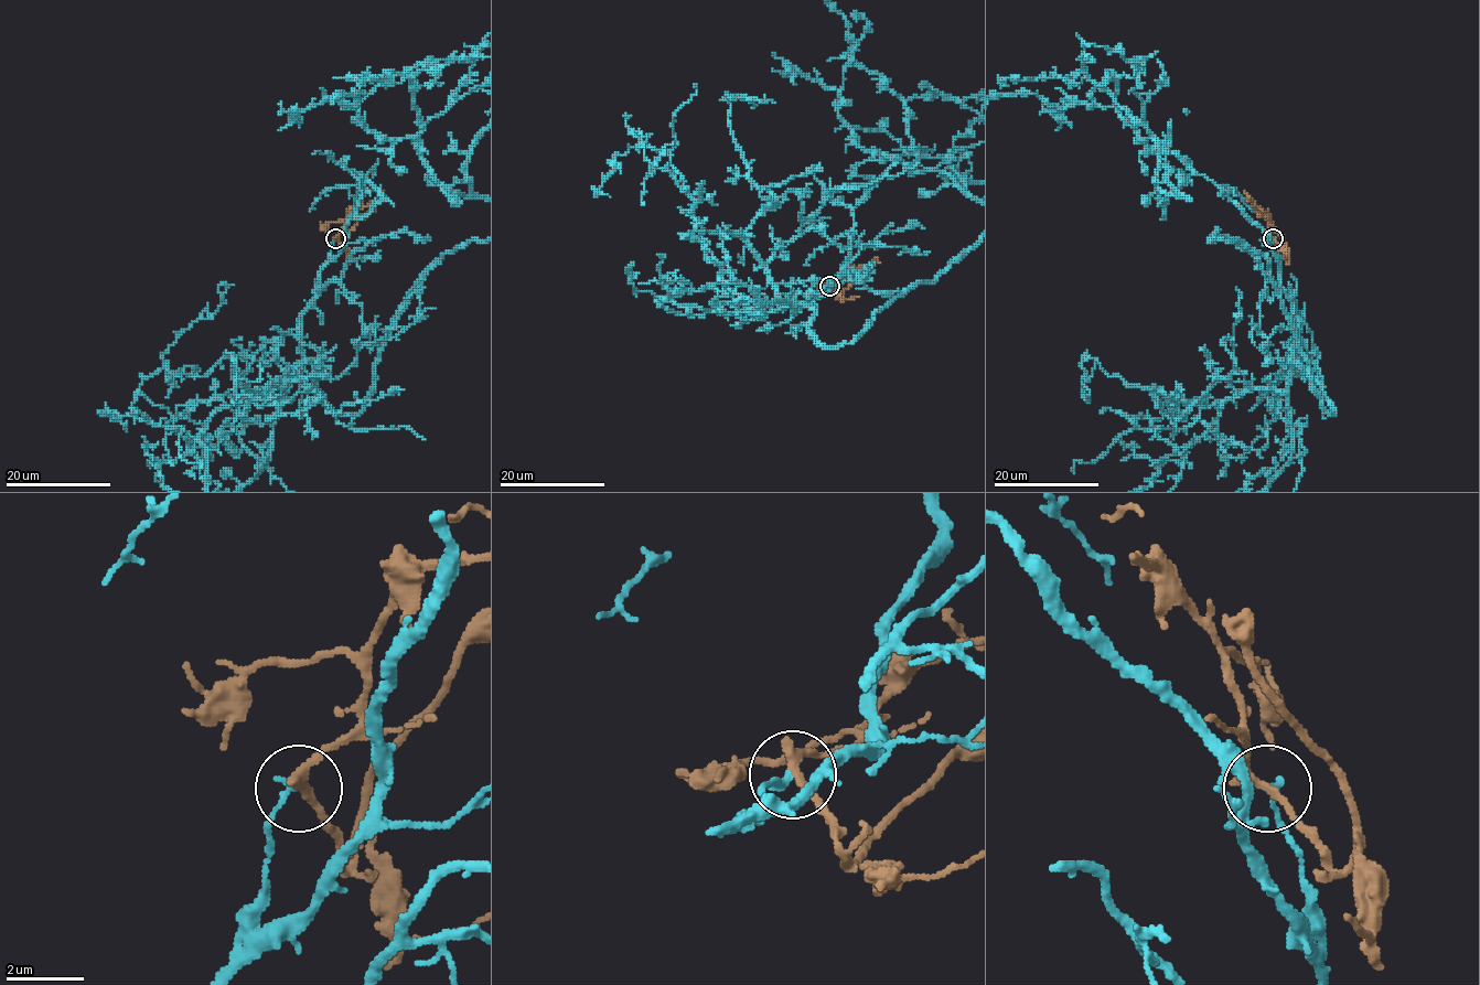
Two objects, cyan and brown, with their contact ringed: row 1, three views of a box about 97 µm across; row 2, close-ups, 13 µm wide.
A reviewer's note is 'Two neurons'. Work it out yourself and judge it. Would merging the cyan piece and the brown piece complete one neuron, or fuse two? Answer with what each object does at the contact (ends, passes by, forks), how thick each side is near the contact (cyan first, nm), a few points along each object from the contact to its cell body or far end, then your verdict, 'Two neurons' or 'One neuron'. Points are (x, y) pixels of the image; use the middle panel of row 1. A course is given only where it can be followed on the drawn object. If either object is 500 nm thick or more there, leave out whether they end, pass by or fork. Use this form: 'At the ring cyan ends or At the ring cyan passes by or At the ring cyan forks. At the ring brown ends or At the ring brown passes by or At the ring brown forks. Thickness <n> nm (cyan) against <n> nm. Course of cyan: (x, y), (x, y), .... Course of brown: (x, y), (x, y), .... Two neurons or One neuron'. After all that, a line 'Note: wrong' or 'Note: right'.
At the ring cyan ends. At the ring brown passes by. Thickness 150 nm (cyan) against 240 nm. Two neurons
Note: right

